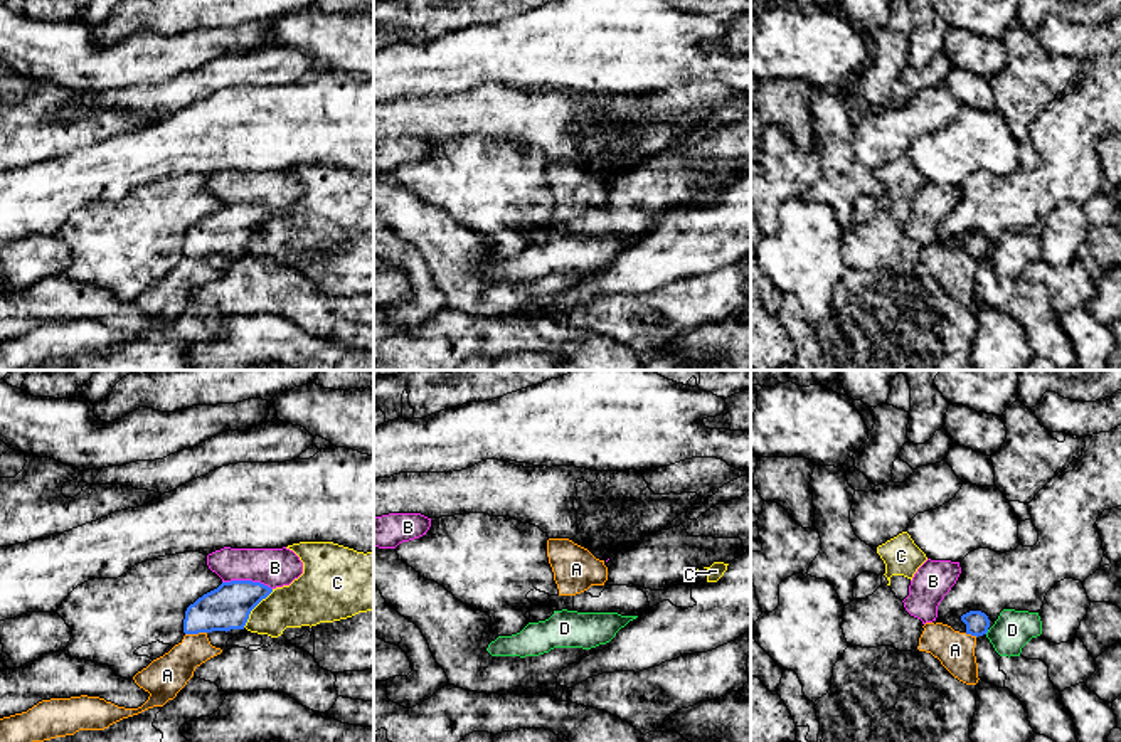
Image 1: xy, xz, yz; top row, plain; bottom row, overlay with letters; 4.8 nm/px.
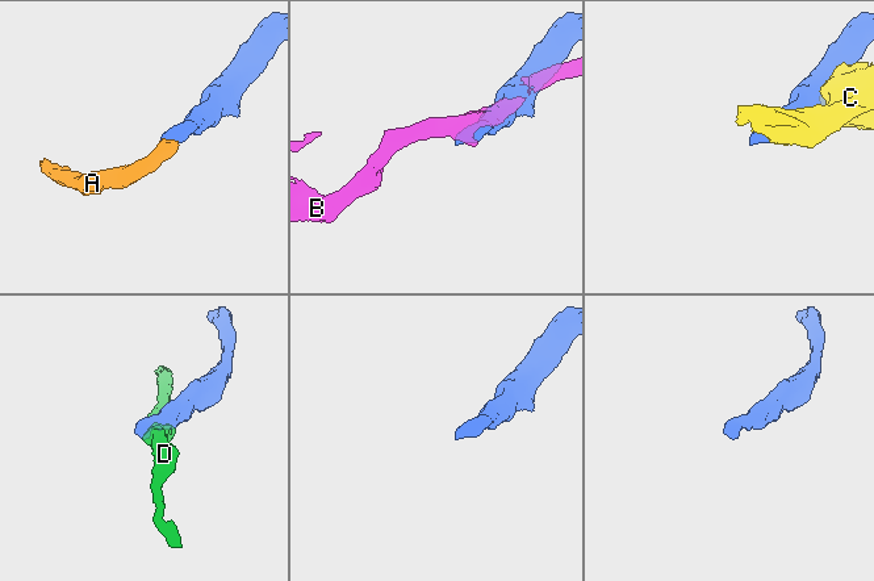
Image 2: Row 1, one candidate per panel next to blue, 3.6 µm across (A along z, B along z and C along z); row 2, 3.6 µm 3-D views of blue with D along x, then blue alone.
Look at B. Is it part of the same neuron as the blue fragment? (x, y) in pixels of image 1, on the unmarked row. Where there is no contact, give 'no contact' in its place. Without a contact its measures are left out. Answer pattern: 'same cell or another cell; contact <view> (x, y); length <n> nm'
another cell; contact xy (248, 204); length 240 nm

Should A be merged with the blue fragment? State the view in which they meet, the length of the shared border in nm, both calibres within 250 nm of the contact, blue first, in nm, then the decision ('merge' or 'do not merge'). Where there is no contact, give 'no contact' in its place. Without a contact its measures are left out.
xy | 110 nm | 220/190 nm | merge

